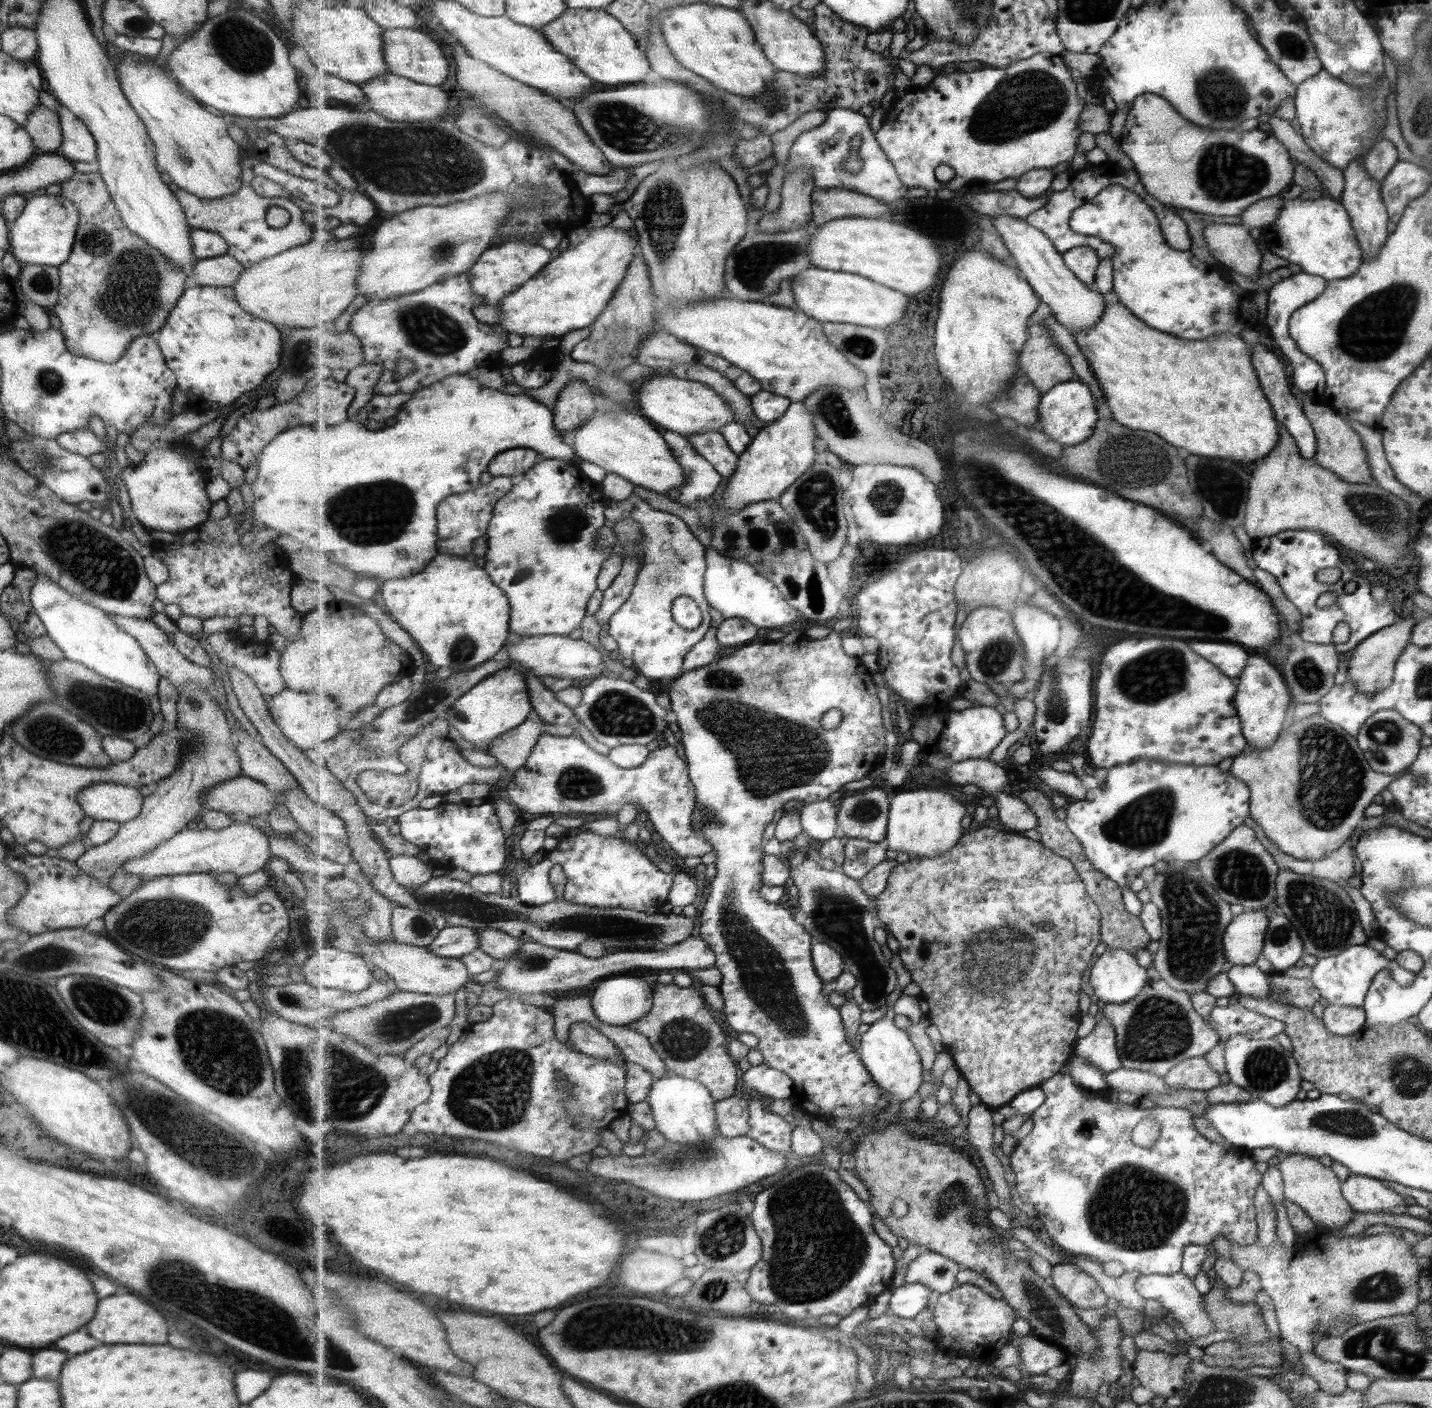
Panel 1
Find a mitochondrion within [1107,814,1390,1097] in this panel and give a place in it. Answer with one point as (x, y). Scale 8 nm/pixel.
(1194, 926)

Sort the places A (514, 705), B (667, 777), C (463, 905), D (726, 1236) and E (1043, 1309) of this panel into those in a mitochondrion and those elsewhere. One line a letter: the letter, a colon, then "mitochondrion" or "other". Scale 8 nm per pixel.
A: other
B: other
C: mitochondrion
D: mitochondrion
E: mitochondrion

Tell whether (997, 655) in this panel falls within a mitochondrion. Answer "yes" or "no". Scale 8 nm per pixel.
yes

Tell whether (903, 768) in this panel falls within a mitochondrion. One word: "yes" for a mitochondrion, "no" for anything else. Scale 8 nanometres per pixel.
no

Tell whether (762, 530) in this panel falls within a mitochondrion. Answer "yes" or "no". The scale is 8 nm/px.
yes

